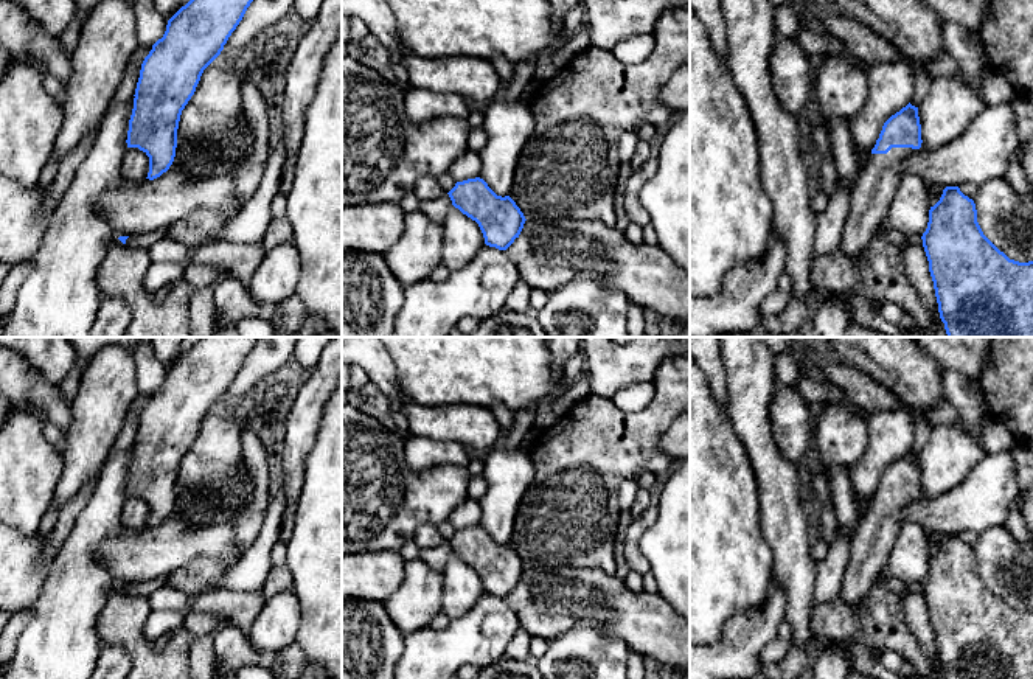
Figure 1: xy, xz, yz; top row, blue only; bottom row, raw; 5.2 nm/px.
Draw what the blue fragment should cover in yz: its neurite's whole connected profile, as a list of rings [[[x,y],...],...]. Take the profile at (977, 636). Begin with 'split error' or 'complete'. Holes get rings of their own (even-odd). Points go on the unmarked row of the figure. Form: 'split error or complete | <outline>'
complete | [[[946,534],[929,558],[921,584],[946,679],[1033,679],[1033,609],[1019,611],[1000,600],[982,580],[972,547]]]

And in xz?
complete | [[[483,527],[457,530],[447,542],[455,556],[478,572],[486,594],[506,598],[519,586],[527,569],[523,561],[510,544],[497,544]]]

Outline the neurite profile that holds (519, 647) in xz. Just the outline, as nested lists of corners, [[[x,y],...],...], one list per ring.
[[[519,628],[506,646],[503,657],[511,660],[530,660],[530,642],[531,635]]]

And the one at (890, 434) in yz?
[[[907,407],[871,413],[867,420],[867,449],[851,466],[856,503],[865,505],[879,486],[884,471],[906,455],[913,444],[913,420]]]

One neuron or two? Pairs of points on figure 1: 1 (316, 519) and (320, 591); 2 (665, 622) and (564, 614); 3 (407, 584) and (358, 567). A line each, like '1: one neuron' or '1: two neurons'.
1: one neuron
2: one neuron
3: one neuron

